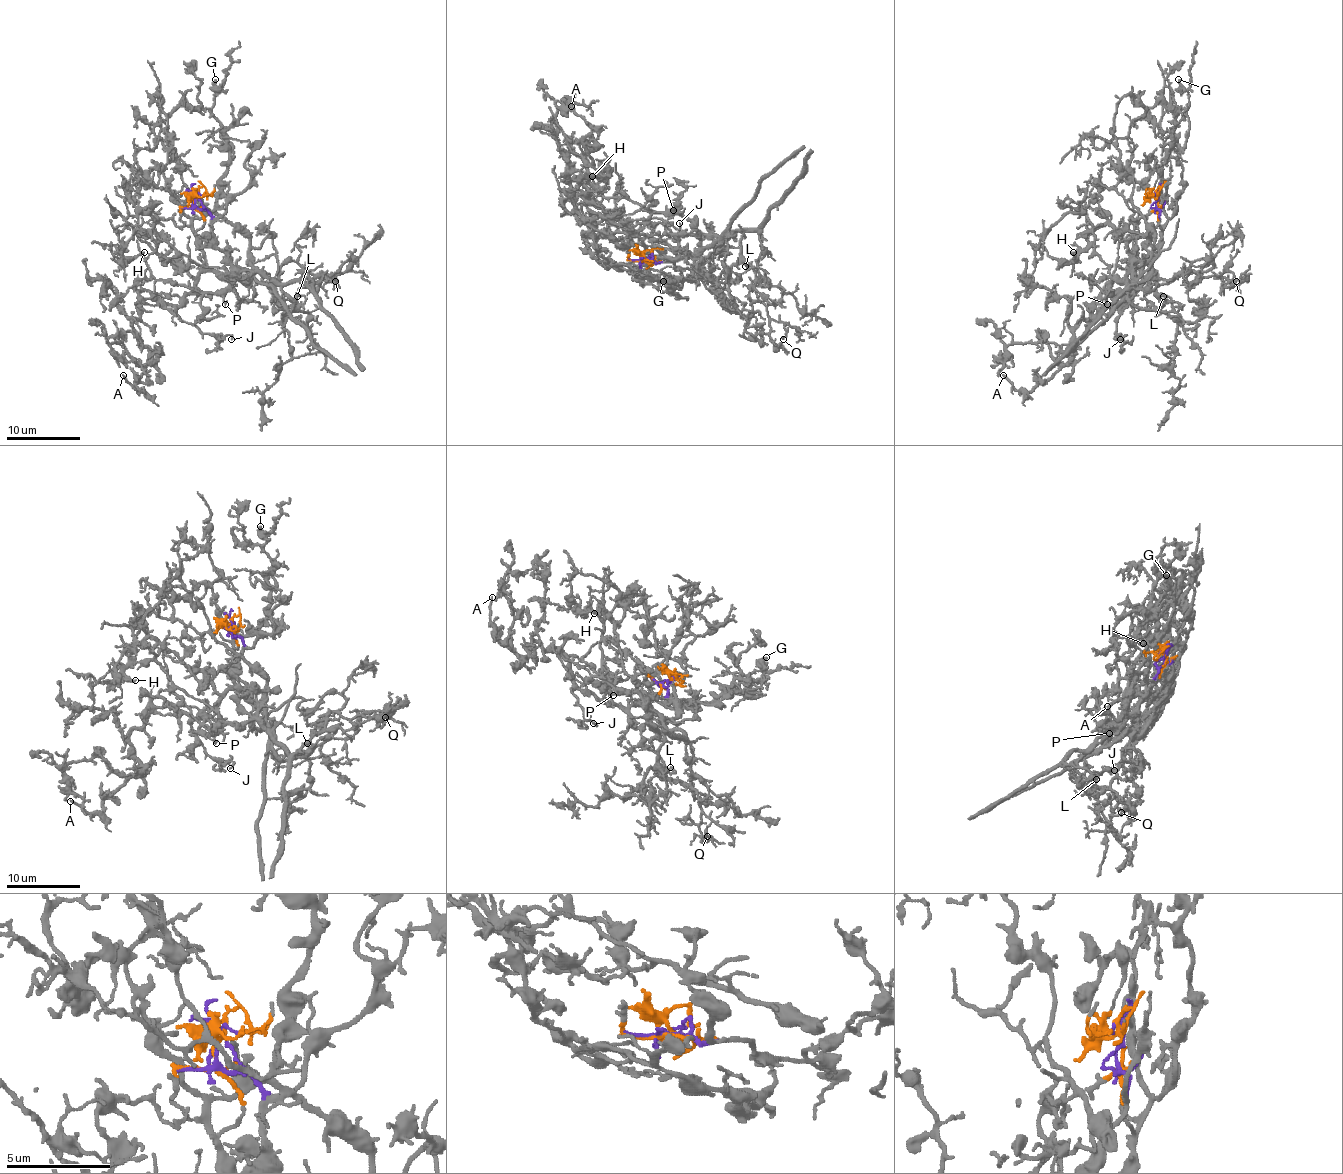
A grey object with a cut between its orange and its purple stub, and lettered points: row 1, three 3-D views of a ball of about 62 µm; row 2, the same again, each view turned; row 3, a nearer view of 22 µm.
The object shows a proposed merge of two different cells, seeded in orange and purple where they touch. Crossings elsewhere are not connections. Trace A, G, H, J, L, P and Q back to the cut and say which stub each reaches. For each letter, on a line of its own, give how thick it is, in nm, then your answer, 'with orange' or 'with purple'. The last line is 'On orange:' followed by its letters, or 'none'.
A: 110 nm thick; with orange
G: 240 nm thick; with orange
H: 170 nm thick; with orange
J: 120 nm thick; with orange
L: 120 nm thick; with purple
P: 170 nm thick; with purple
Q: 160 nm thick; with purple
On orange: A, G, H, J

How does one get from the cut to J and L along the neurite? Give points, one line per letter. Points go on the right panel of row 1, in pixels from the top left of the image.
J: (1157, 196), (1161, 246), (1153, 257), (1151, 271), (1122, 306), (1114, 332), (1126, 334), (1120, 340)
L: (1157, 196), (1153, 205), (1159, 225), (1148, 253), (1133, 264), (1127, 297), (1137, 306), (1157, 308), (1162, 295)

